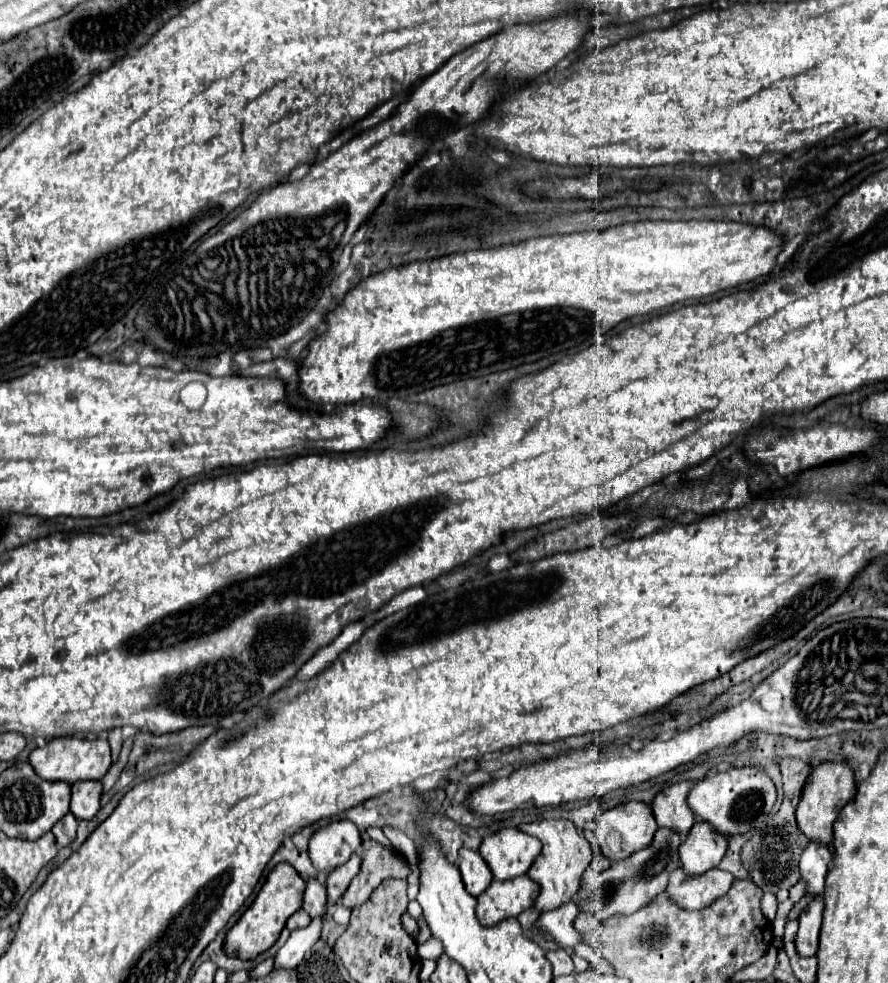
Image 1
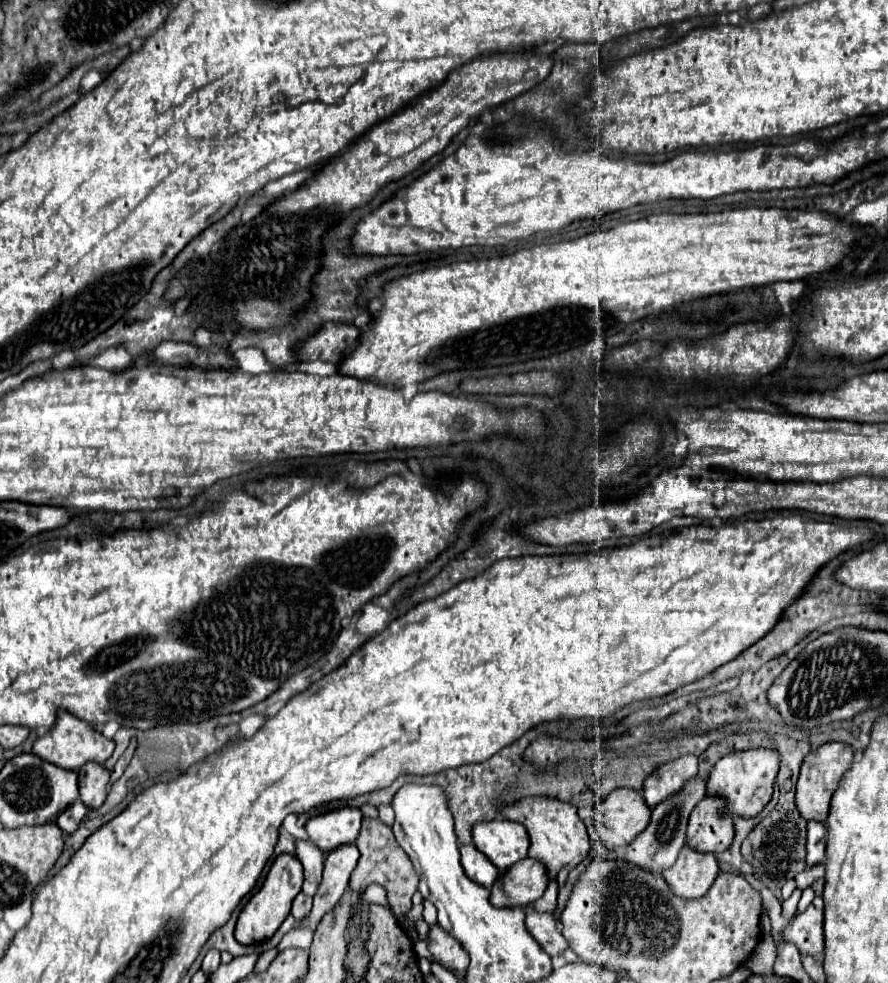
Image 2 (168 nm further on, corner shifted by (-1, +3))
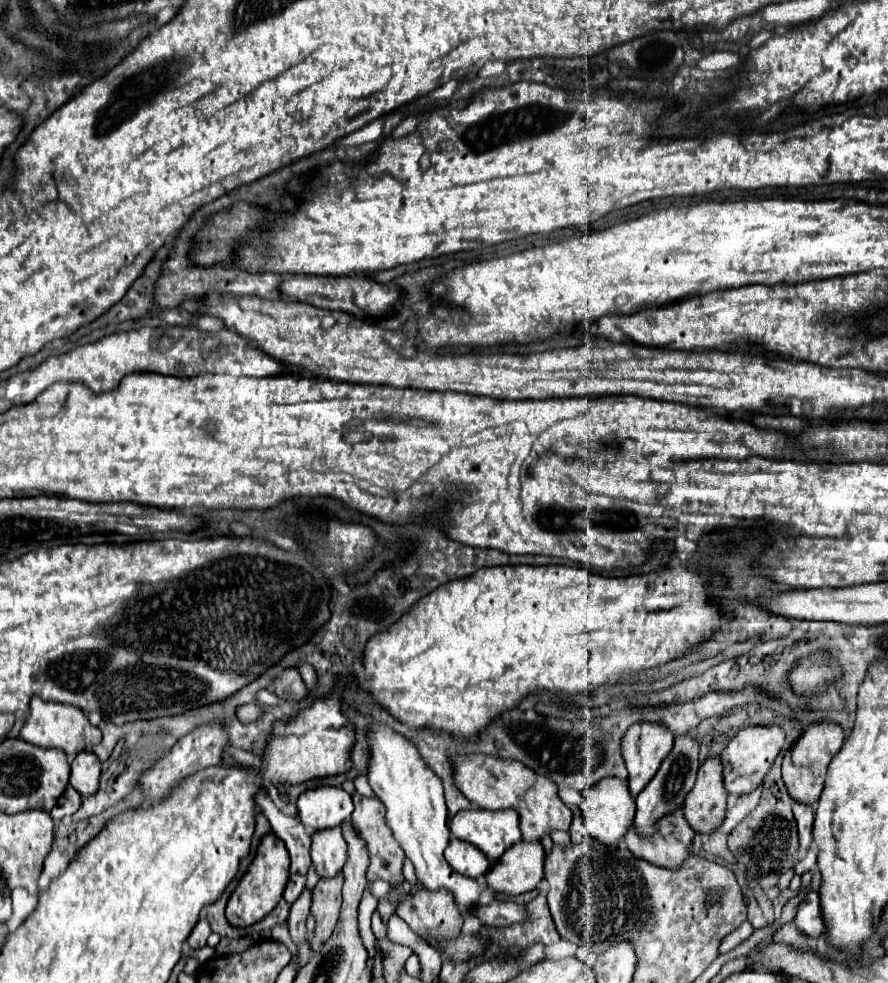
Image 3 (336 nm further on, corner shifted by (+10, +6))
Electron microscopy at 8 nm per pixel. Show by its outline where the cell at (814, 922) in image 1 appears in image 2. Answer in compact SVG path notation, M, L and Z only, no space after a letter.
M814 897L808 909L792 919L784 929L784 937L794 943L802 953L820 955L824 951L824 901Z

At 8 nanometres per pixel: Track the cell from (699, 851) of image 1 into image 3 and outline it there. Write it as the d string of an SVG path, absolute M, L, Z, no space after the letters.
M709 758L701 764L697 782L683 804L685 820L699 834L713 834L727 814L727 792L721 784L721 762Z

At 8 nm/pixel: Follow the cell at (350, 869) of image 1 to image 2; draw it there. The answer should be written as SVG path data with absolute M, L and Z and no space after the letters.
M348 843L344 847L336 847L336 851L330 851L324 863L324 875L318 893L314 895L314 907L306 917L306 929L316 929L322 915L326 915L344 895L348 889L350 875L358 863L360 851L354 843Z

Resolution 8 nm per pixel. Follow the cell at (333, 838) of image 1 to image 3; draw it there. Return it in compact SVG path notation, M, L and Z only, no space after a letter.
M343 788L307 790L297 800L297 818L311 832L341 826L353 812L351 796Z

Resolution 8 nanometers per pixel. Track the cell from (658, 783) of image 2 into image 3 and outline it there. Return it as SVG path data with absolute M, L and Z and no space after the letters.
M633 724L633 728L629 728L629 732L623 736L621 746L629 770L629 792L635 798L651 782L665 756L673 750L673 736L667 728L661 728L659 724Z

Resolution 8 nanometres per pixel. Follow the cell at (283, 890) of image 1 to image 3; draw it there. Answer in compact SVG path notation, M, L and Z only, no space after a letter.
M271 832L261 840L253 864L249 866L247 874L241 878L239 886L235 888L235 892L227 902L225 916L229 924L233 928L247 928L253 926L255 922L261 922L283 898L283 890L287 882L289 882L289 854L285 844L281 844L281 840Z

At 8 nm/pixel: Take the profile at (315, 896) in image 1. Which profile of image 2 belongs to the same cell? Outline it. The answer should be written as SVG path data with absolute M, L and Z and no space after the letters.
M296 839L296 857L304 865L304 887L302 887L302 891L312 897L320 885L320 879L322 879L324 853L318 851L318 847L312 845L310 841Z

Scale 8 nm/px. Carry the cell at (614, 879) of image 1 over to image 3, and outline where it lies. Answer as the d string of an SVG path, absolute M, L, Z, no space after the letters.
M689 736L675 738L673 752L663 760L657 776L653 776L653 780L637 796L637 816L635 816L633 826L639 836L643 836L643 838L653 836L659 830L657 828L659 820L683 806L683 800L685 800L687 792L693 788L695 778L697 778L697 770L699 770L697 754L699 754L699 744L693 738L689 738Z

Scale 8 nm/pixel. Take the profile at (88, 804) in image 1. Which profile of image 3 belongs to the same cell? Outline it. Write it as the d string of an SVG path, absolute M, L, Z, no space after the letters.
M81 752L81 756L75 756L71 762L71 780L69 784L83 796L91 796L99 788L99 774L101 774L101 762L93 752Z

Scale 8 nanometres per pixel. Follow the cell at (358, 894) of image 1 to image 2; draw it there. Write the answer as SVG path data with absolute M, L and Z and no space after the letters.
M362 819L362 829L360 835L356 839L356 847L360 849L360 859L358 865L352 873L350 879L350 889L352 891L362 891L366 889L366 885L370 883L378 883L388 891L388 901L395 918L404 917L404 911L410 909L412 905L412 895L418 891L418 879L416 879L416 871L412 867L412 861L408 859L406 851L396 843L392 829L388 825L384 825L380 819Z

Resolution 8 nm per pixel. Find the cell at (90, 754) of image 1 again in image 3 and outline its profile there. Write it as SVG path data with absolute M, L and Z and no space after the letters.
M33 696L31 716L27 718L25 726L21 728L21 738L39 748L59 748L69 758L73 758L81 750L91 752L101 742L101 730L91 726L87 716L79 708L73 708L67 704L57 704L57 702L45 702L39 696Z

